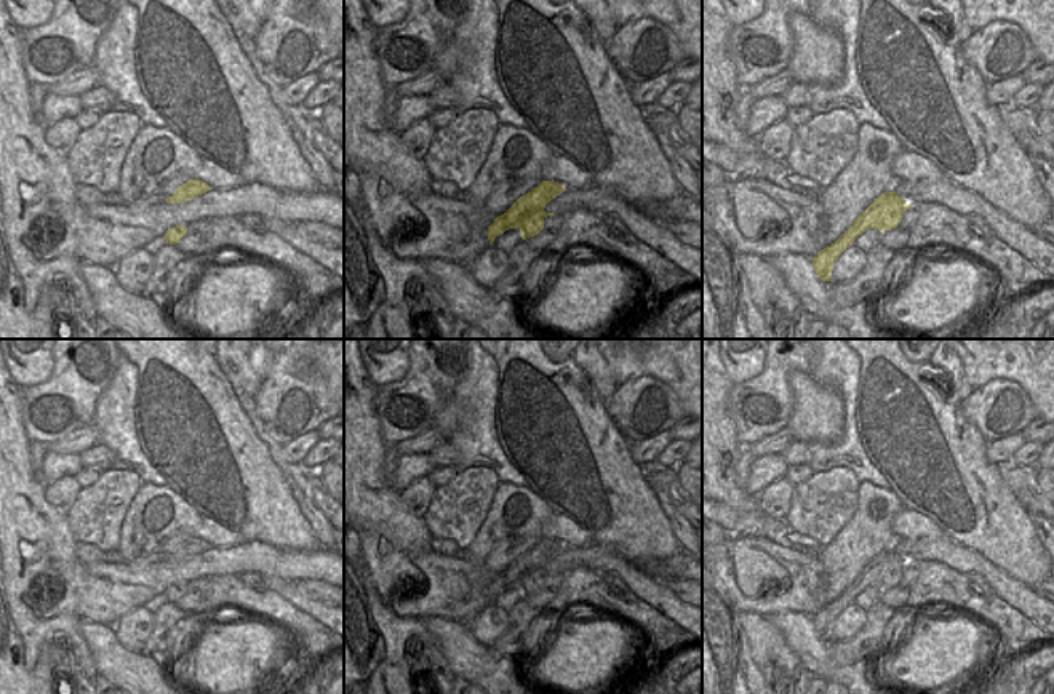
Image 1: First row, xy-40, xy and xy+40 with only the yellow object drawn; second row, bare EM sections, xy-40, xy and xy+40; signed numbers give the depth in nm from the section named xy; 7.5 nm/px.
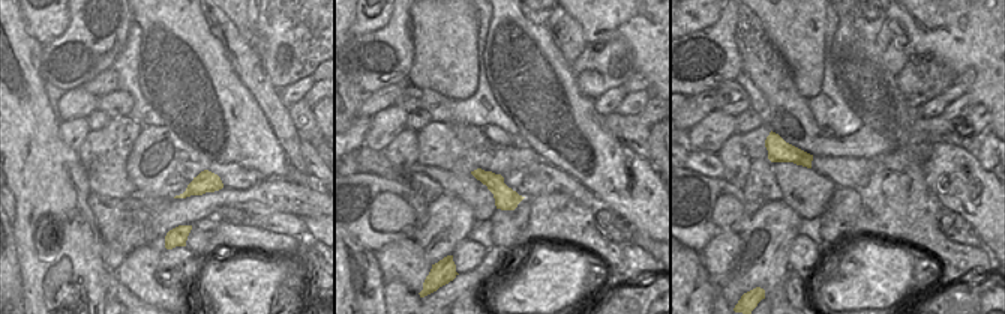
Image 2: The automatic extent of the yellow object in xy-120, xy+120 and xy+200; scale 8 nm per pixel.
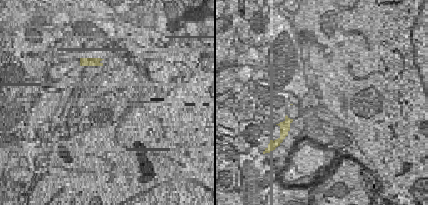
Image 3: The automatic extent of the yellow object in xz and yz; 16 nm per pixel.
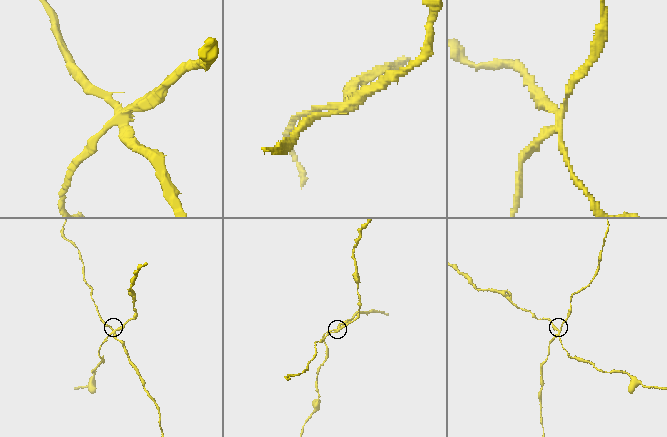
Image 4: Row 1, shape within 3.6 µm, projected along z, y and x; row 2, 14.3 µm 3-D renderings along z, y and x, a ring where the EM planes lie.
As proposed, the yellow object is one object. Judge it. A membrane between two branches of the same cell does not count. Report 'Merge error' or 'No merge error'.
Merge error.

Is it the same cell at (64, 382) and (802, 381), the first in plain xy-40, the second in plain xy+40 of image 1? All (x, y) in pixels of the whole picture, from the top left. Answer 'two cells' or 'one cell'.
two cells

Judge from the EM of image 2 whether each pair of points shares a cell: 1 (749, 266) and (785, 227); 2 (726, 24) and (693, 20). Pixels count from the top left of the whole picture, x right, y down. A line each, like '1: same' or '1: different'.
1: same
2: different

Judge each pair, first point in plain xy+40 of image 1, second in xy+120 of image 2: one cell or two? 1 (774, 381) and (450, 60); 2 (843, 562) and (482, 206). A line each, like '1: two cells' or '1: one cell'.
1: two cells
2: two cells

